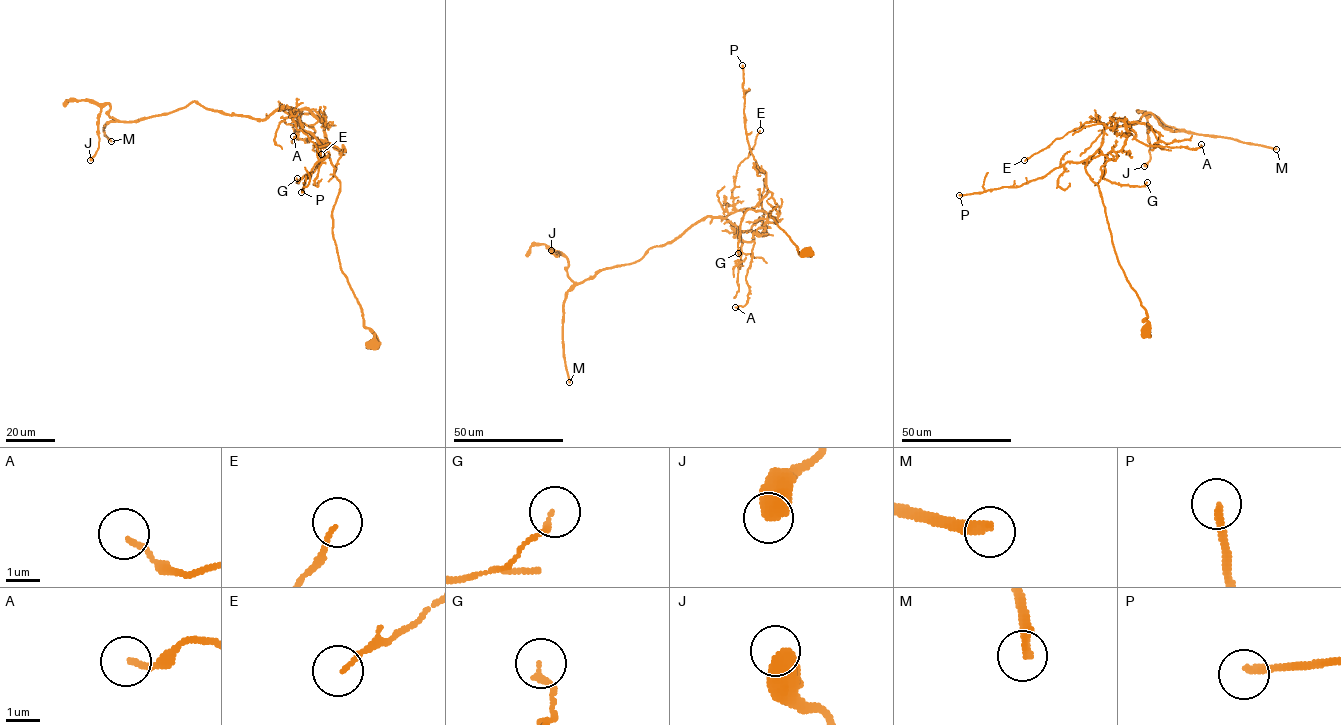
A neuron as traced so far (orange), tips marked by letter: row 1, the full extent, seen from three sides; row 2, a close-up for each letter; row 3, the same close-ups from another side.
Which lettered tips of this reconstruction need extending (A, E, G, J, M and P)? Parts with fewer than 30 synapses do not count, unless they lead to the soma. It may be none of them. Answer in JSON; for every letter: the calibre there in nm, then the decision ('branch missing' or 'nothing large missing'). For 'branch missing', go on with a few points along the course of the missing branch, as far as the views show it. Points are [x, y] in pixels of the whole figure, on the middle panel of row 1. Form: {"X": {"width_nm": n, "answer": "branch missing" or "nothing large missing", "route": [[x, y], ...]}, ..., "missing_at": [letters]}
{"A": {"width_nm": 160, "answer": "nothing large missing"}, "E": {"width_nm": 110, "answer": "nothing large missing"}, "G": {"width_nm": 180, "answer": "nothing large missing"}, "J": {"width_nm": 700, "answer": "nothing large missing"}, "M": {"width_nm": 300, "answer": "branch missing"}, "P": {"width_nm": 200, "answer": "nothing large missing"}, "missing_at": ["M"]}

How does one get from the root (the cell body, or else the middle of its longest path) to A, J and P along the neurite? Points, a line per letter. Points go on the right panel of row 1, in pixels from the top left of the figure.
A: (1146, 333), (1146, 310), (1119, 265), (1099, 186), (1085, 165), (1112, 118), (1148, 145), (1201, 144)
J: (1146, 333), (1146, 310), (1085, 169), (1111, 120), (1113, 129), (1150, 112), (1177, 131), (1147, 118), (1144, 166)
P: (1146, 333), (1146, 310), (1119, 265), (1099, 186), (1087, 173), (1086, 160), (1067, 162), (1015, 187), (959, 195)

